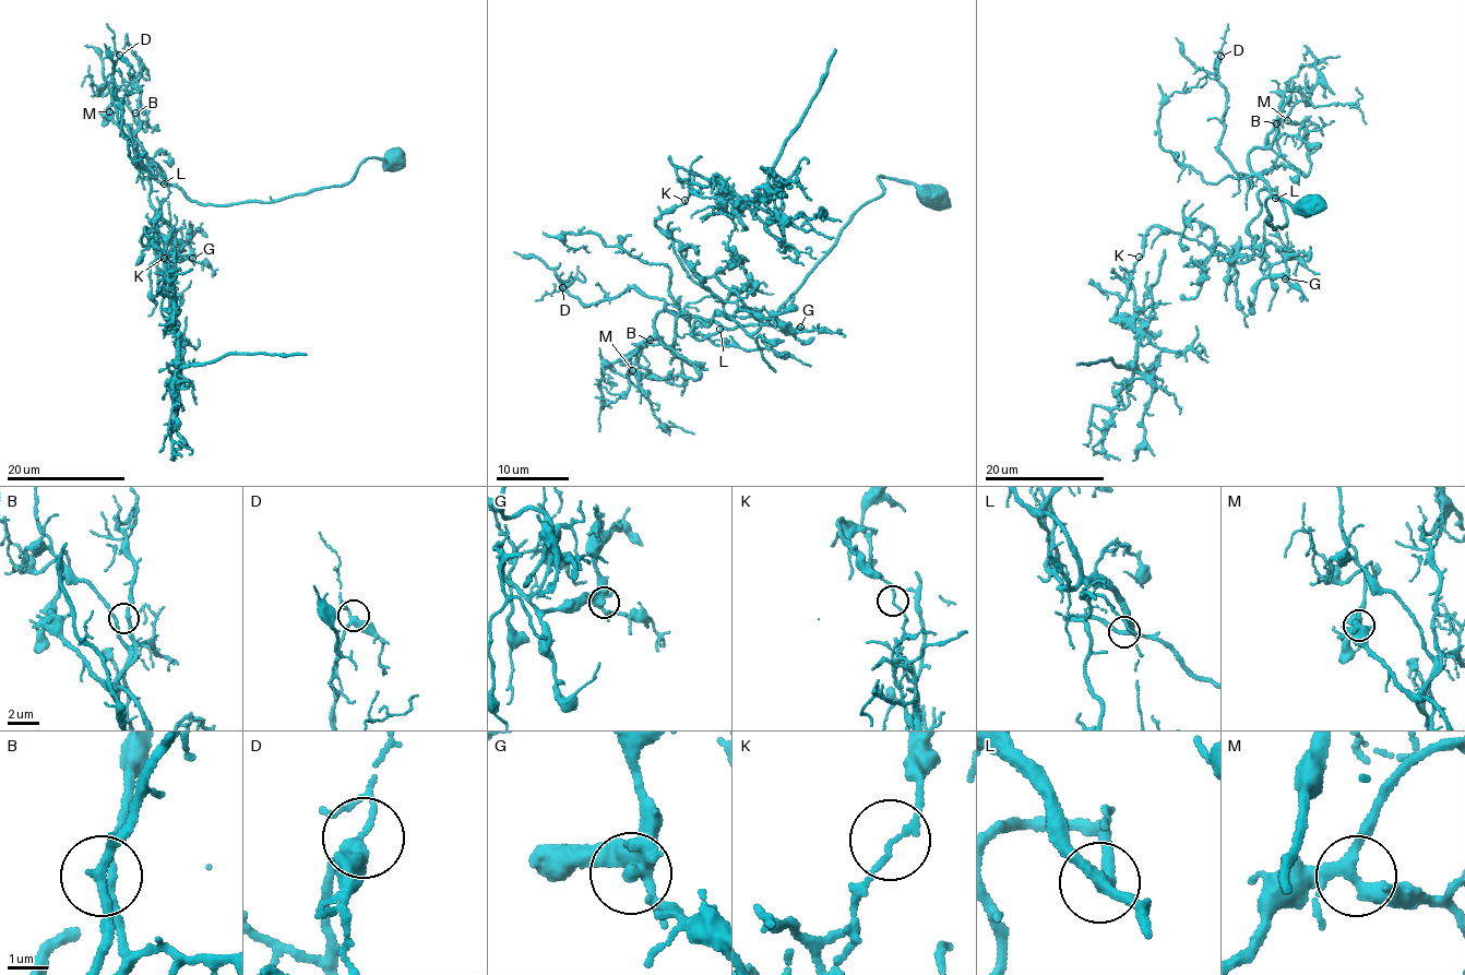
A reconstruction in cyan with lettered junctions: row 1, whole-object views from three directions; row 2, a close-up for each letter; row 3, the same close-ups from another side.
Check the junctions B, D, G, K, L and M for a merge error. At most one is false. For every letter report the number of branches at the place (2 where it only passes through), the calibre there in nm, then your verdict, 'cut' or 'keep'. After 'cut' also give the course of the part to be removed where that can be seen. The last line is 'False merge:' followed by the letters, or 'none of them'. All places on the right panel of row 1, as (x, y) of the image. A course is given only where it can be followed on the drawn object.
B: branches 2; calibre 200 nm; keep
D: branches 3; calibre 320 nm; keep
G: branches 3; calibre 340 nm; keep
K: branches 2; calibre 120 nm; cut; course (1140, 257), (1130, 278), (1135, 297), (1138, 356), (1131, 367), (1118, 368), (1110, 358), (1076, 365)
L: branches 3; calibre 280 nm; keep
M: branches 3; calibre 320 nm; keep
False merge: K

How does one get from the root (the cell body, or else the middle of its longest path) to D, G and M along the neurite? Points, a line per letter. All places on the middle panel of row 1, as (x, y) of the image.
D: (935, 198), (878, 178), (882, 193), (761, 323), (676, 316), (635, 287), (588, 305), (562, 287)
G: (935, 198), (878, 178), (882, 193), (773, 316), (703, 340), (691, 332), (714, 312), (751, 334), (800, 327)
M: (935, 198), (878, 178), (882, 193), (852, 213), (773, 316), (727, 329), (663, 310), (632, 370)

